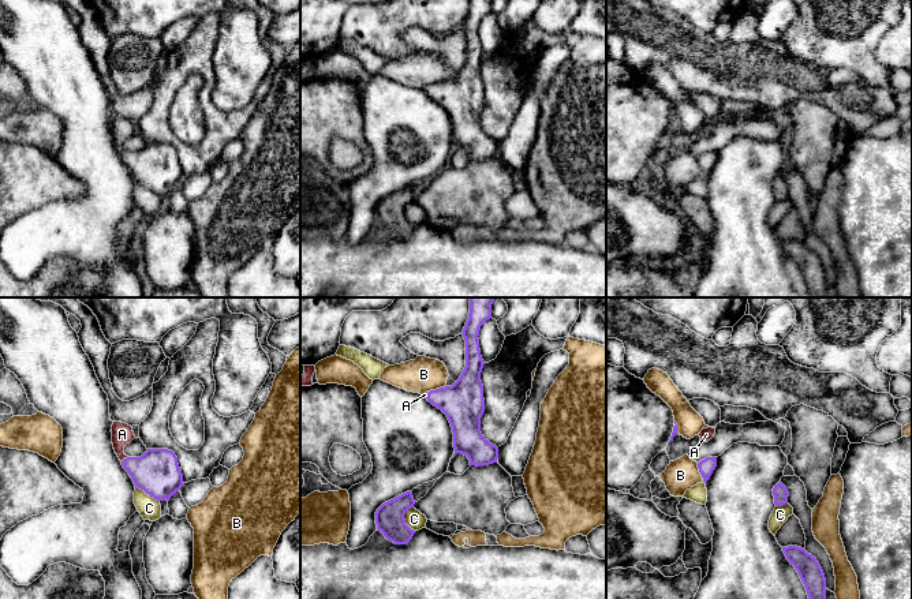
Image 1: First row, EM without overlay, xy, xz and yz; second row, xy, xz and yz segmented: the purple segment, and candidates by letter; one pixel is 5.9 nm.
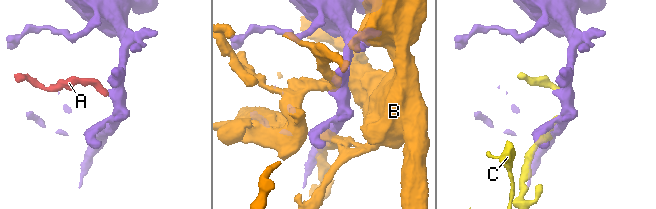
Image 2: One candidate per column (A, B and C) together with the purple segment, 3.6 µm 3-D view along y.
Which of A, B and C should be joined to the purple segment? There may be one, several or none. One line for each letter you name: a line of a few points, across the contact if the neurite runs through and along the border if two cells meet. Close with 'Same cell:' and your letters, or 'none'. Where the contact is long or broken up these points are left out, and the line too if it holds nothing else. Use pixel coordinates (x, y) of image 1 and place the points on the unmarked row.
A: line xy (157, 167), (144, 165), (124, 153), (122, 128)
Same cell: A

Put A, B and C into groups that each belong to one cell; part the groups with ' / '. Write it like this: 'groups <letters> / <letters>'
groups A / B / C

